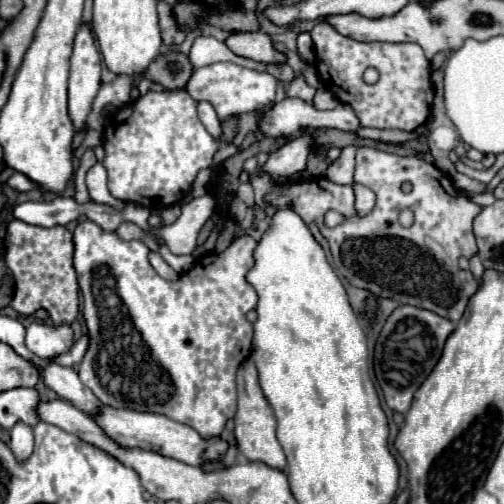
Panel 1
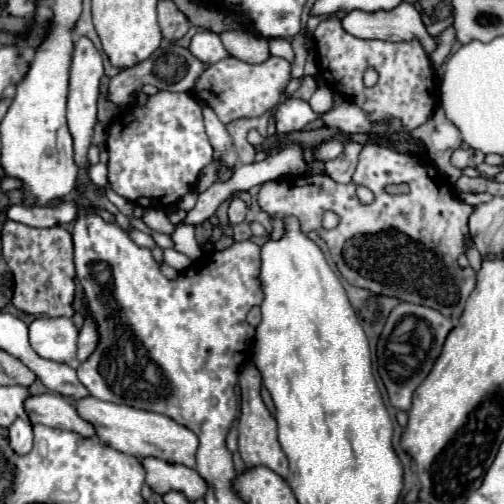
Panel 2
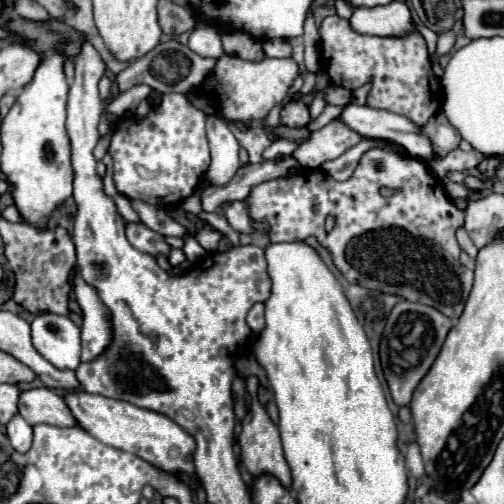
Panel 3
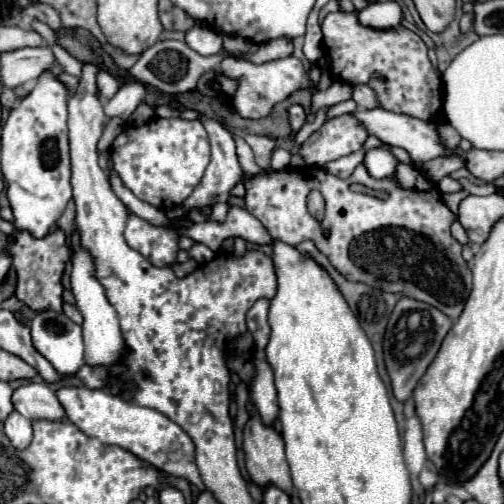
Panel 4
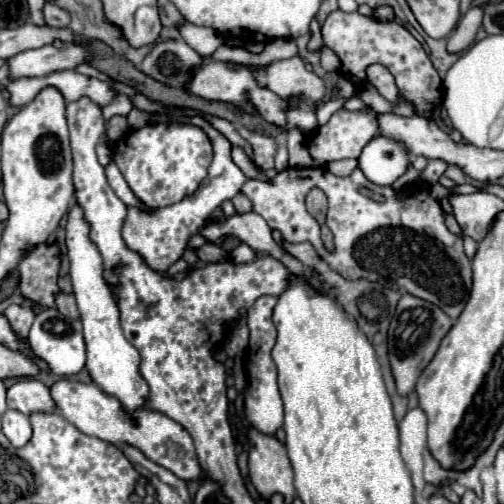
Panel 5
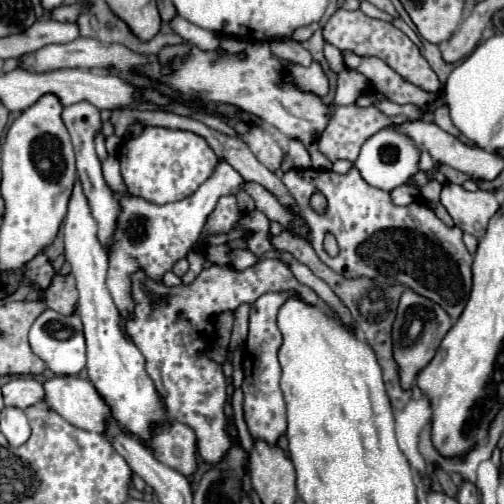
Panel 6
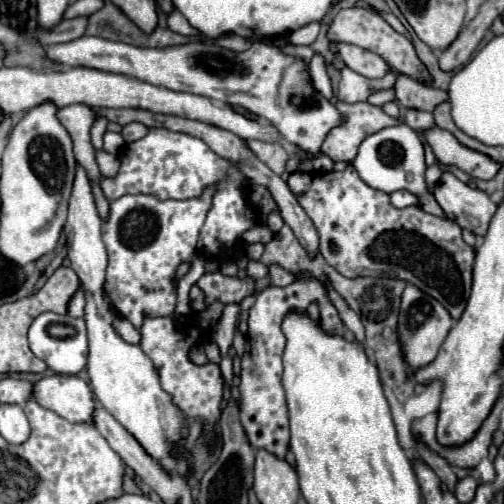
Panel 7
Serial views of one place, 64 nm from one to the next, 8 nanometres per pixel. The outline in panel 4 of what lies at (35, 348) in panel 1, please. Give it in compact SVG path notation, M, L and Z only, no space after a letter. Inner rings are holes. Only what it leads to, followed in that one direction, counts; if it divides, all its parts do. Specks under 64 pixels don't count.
M38 312L30 322L30 336L34 348L58 374L70 376L84 366L82 328L62 312Z

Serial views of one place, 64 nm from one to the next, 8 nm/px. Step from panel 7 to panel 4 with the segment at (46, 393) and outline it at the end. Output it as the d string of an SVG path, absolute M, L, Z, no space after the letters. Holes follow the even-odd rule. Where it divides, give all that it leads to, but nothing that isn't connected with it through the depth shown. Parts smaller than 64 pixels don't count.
M62 386L56 390L56 396L60 404L64 406L66 418L76 424L84 434L100 440L102 444L120 446L132 454L136 454L140 460L152 464L154 468L174 476L184 478L190 484L196 484L201 493L206 490L200 478L200 472L194 470L194 442L190 436L168 416L138 406L136 402L128 402L116 394L110 394L108 390L94 390L88 386Z

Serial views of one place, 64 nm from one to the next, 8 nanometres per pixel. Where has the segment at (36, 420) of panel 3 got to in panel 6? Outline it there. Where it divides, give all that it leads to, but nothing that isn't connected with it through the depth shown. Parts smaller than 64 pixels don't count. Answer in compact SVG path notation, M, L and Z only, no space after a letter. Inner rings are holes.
M14 378L2 386L2 398L6 406L24 410L44 400L44 388L34 378Z

